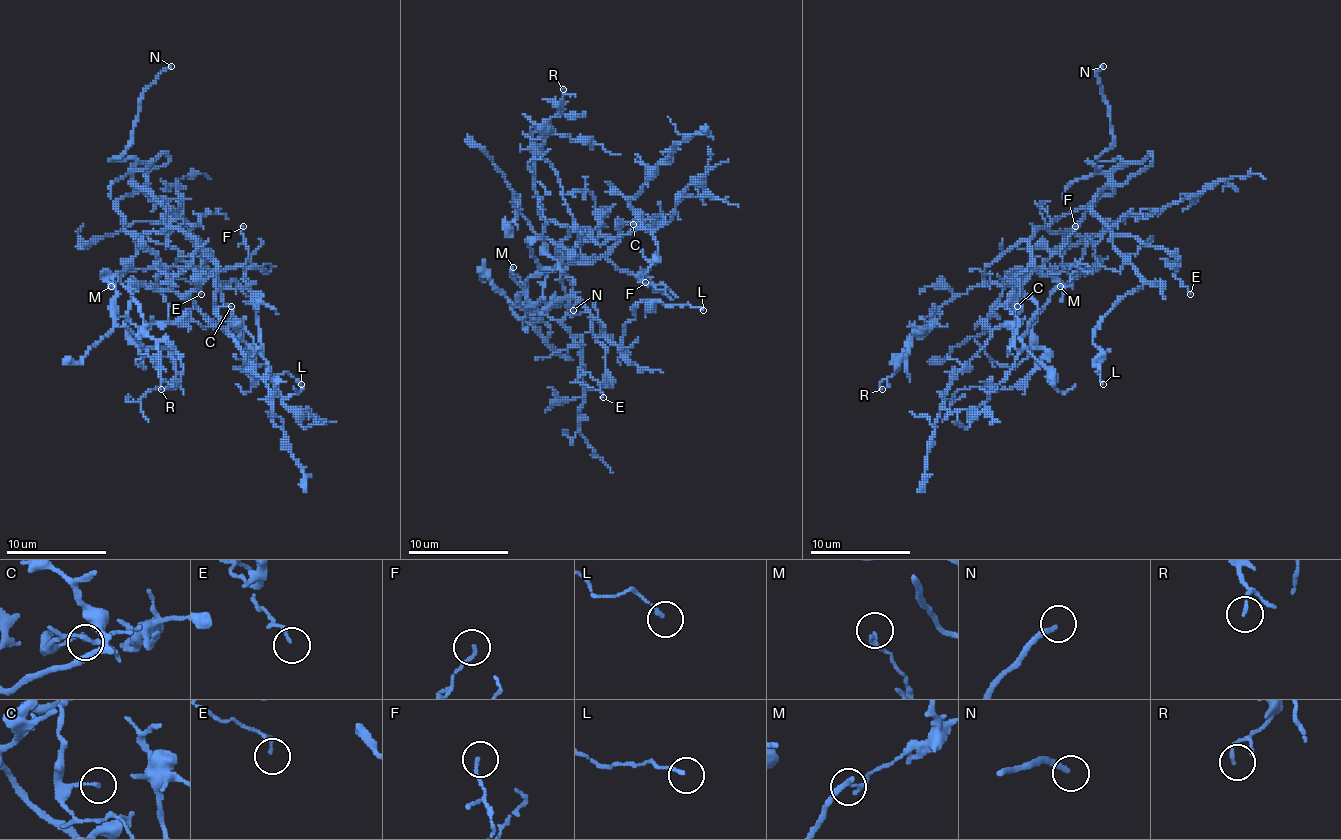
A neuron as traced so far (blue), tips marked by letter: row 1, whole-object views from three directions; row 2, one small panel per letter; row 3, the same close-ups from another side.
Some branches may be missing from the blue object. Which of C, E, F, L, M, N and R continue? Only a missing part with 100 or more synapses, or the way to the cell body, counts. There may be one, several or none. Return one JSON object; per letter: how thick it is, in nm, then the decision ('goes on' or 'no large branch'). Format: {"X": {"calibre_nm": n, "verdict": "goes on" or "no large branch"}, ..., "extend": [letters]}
{"C": {"calibre_nm": 120, "verdict": "no large branch"}, "E": {"calibre_nm": 120, "verdict": "no large branch"}, "F": {"calibre_nm": 140, "verdict": "no large branch"}, "L": {"calibre_nm": 120, "verdict": "no large branch"}, "M": {"calibre_nm": 140, "verdict": "no large branch"}, "N": {"calibre_nm": 200, "verdict": "goes on"}, "R": {"calibre_nm": 120, "verdict": "no large branch"}, "extend": ["N"]}

